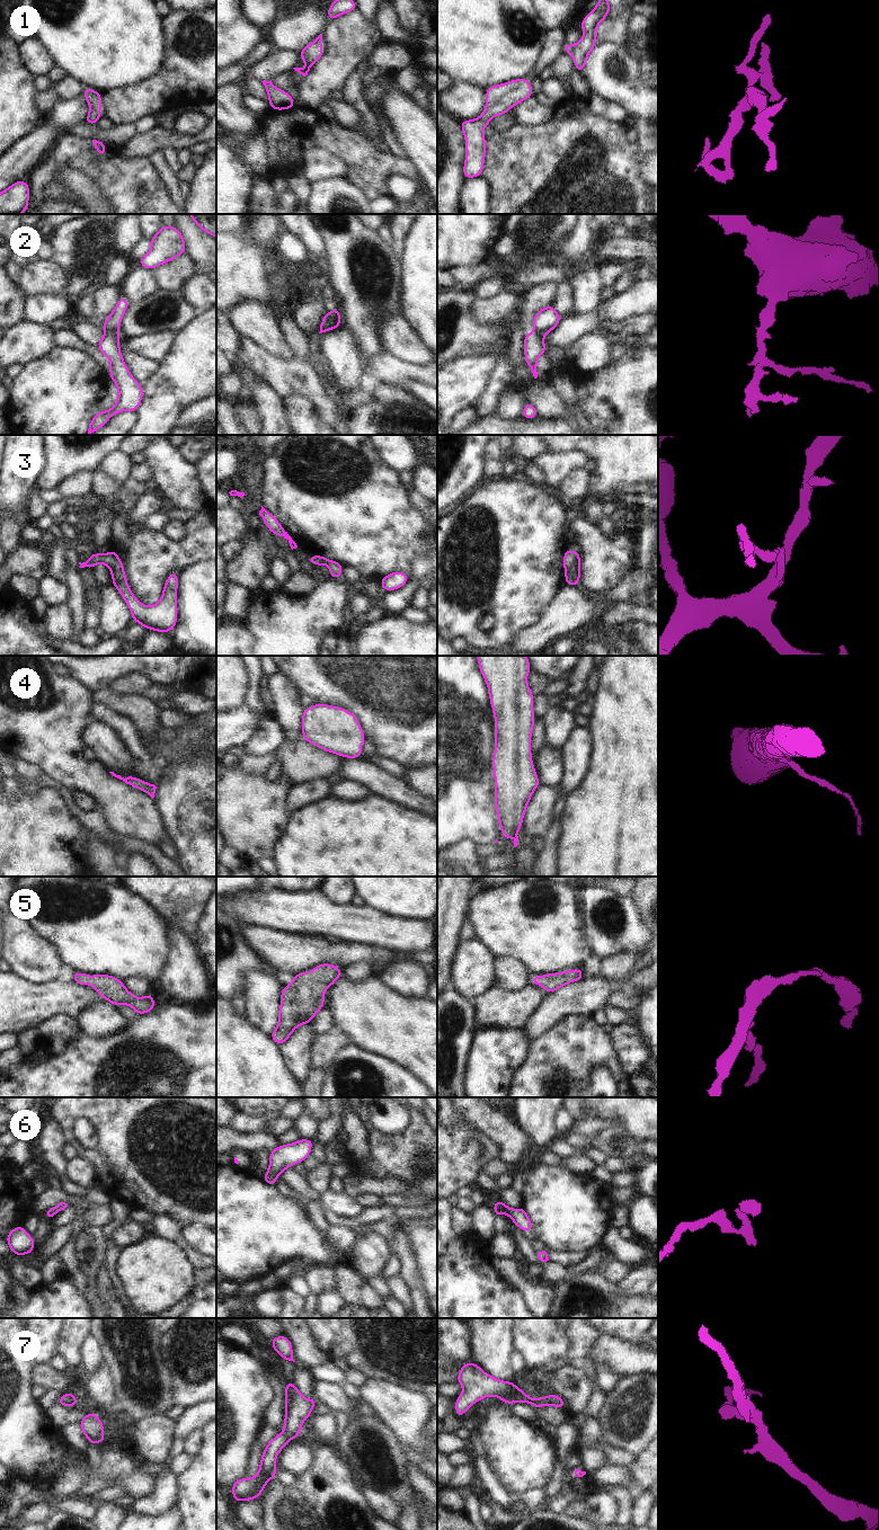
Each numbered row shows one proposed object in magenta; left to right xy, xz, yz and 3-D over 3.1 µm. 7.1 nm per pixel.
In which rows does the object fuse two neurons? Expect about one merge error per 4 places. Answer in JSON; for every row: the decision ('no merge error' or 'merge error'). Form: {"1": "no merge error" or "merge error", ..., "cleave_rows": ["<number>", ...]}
{"1": "no merge error", "2": "merge error", "3": "no merge error", "4": "no merge error", "5": "no merge error", "6": "no merge error", "7": "no merge error", "cleave_rows": ["2"]}

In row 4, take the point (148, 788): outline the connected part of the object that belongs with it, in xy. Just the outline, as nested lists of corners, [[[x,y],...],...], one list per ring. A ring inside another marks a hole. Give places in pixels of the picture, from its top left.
[[[109,772],[113,776],[123,780],[126,784],[132,788],[139,789],[145,793],[148,793],[152,799],[154,798],[157,786],[152,783],[146,783],[145,781],[141,781],[137,776],[128,776],[126,779],[121,775],[116,775],[114,772]]]

